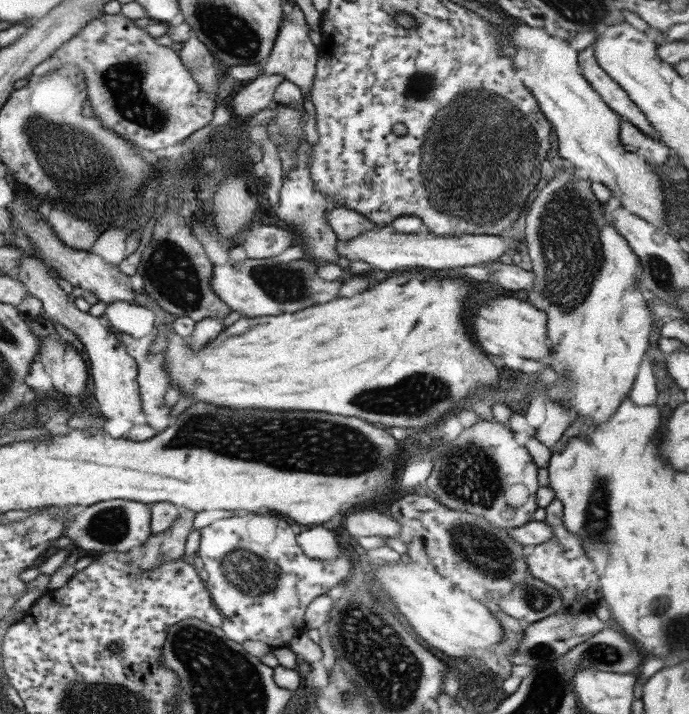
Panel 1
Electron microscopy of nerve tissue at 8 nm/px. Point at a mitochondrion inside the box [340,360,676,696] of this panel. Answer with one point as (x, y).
(468, 473)

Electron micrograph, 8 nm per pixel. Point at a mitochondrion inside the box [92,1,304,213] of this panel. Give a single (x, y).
(122, 81)

